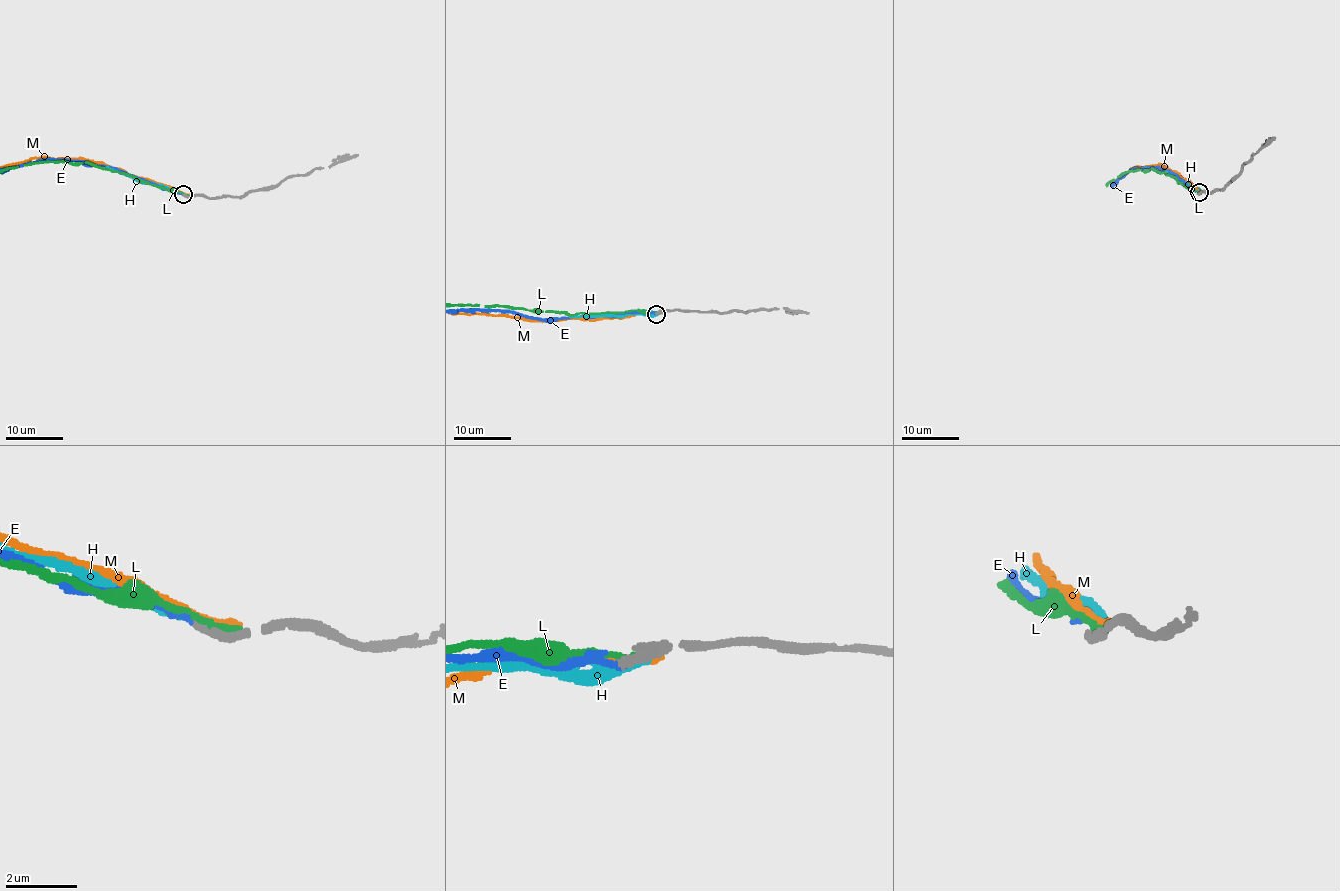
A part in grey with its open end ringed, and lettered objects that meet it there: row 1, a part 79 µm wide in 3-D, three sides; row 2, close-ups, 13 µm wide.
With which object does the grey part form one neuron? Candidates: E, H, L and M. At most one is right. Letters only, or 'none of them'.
E

